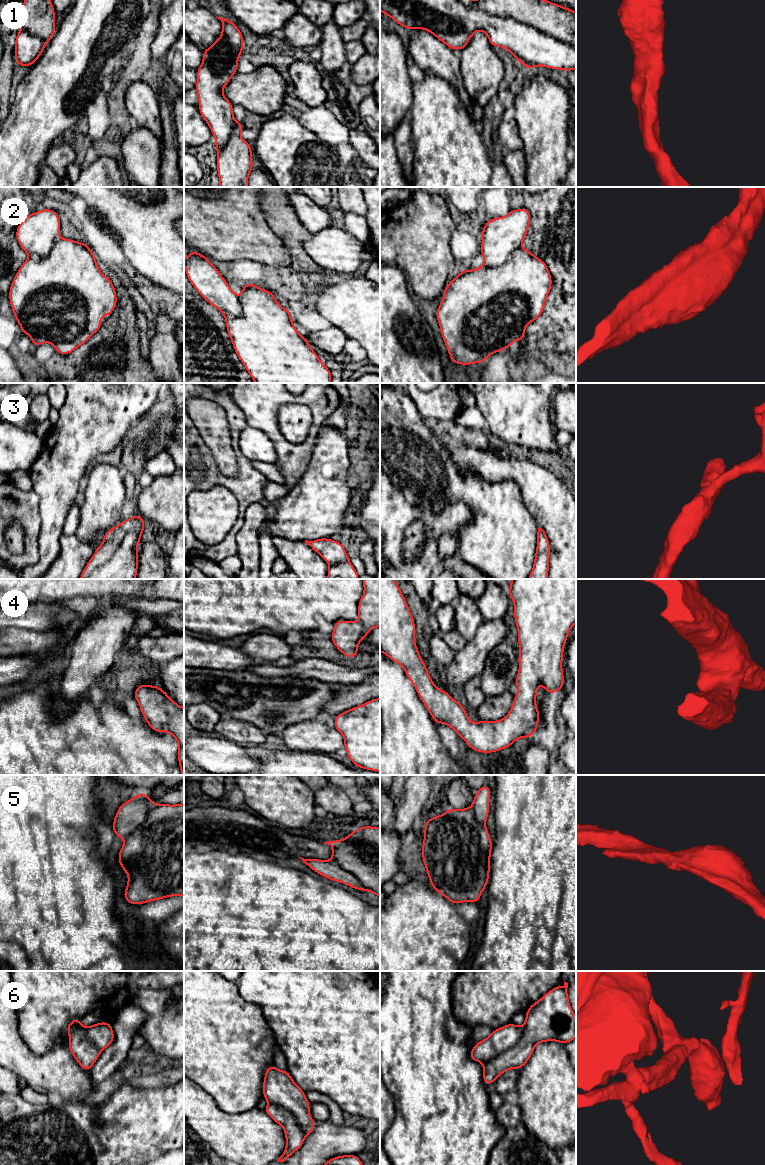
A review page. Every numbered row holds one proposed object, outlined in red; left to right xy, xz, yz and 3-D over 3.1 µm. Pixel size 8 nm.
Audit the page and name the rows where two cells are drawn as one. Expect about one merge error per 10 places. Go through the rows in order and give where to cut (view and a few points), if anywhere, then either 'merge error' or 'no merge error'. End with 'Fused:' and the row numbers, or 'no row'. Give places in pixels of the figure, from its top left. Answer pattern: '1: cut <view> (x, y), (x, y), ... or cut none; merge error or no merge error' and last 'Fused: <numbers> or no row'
1: cut none; no merge error
2: cut none; no merge error
3: cut none; no merge error
4: cut none; no merge error
5: cut none; no merge error
6: cut none; no merge error
Fused: no row

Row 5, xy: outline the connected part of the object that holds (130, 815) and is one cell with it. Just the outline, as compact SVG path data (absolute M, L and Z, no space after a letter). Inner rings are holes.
M140 792L119 806L110 825L115 836L125 839L118 861L128 875L123 896L129 904L184 896L184 803L157 805Z

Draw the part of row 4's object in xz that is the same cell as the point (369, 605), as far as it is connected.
M362 579L364 592L358 603L358 622L339 620L334 622L330 636L335 647L345 658L354 658L358 643L365 640L369 631L380 627L380 579Z

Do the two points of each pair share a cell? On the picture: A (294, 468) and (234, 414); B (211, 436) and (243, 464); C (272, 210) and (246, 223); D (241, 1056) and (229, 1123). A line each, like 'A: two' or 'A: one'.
A: two
B: two
C: two
D: two

